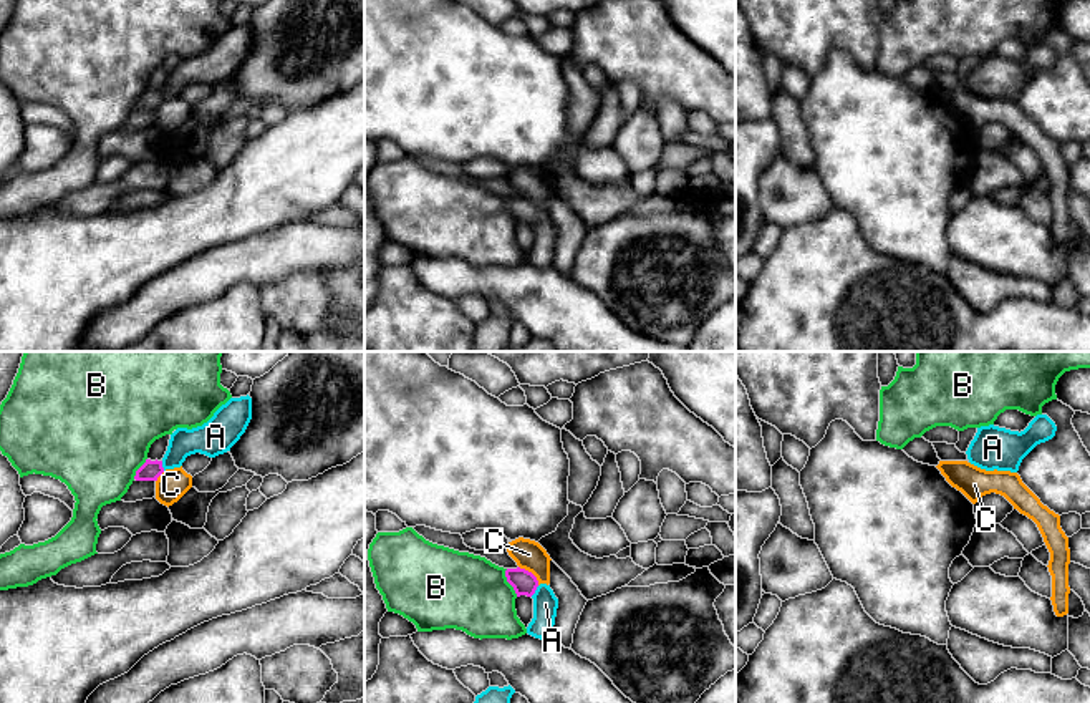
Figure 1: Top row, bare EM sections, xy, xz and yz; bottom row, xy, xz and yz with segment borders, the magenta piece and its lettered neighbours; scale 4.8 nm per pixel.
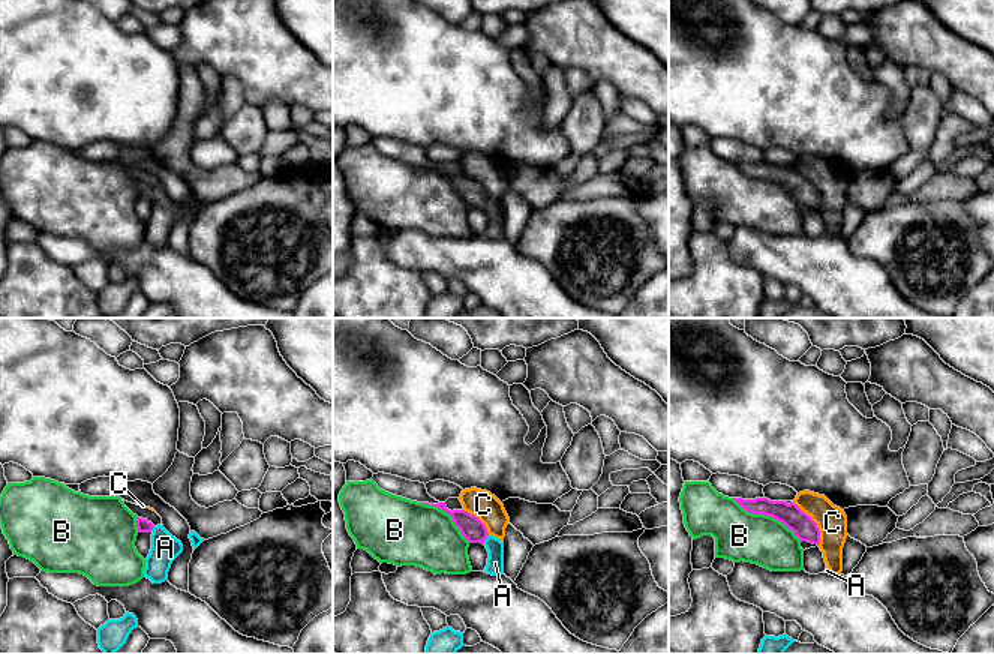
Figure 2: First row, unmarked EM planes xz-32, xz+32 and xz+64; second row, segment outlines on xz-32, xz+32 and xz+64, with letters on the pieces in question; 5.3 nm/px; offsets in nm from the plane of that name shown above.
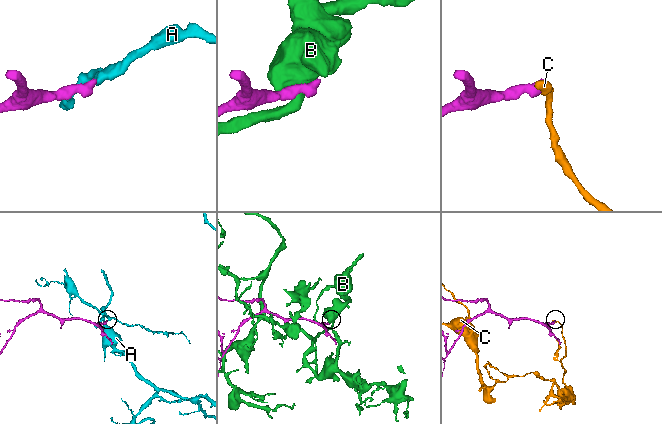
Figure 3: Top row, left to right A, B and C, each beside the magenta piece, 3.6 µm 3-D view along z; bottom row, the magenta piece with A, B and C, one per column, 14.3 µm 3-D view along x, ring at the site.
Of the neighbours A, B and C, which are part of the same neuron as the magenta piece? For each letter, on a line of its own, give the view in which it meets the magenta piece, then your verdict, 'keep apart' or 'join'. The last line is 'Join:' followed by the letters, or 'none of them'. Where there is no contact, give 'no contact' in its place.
A: contact in xz; join
B: contact in xz; keep apart
C: contact in xz; keep apart
Join: A

